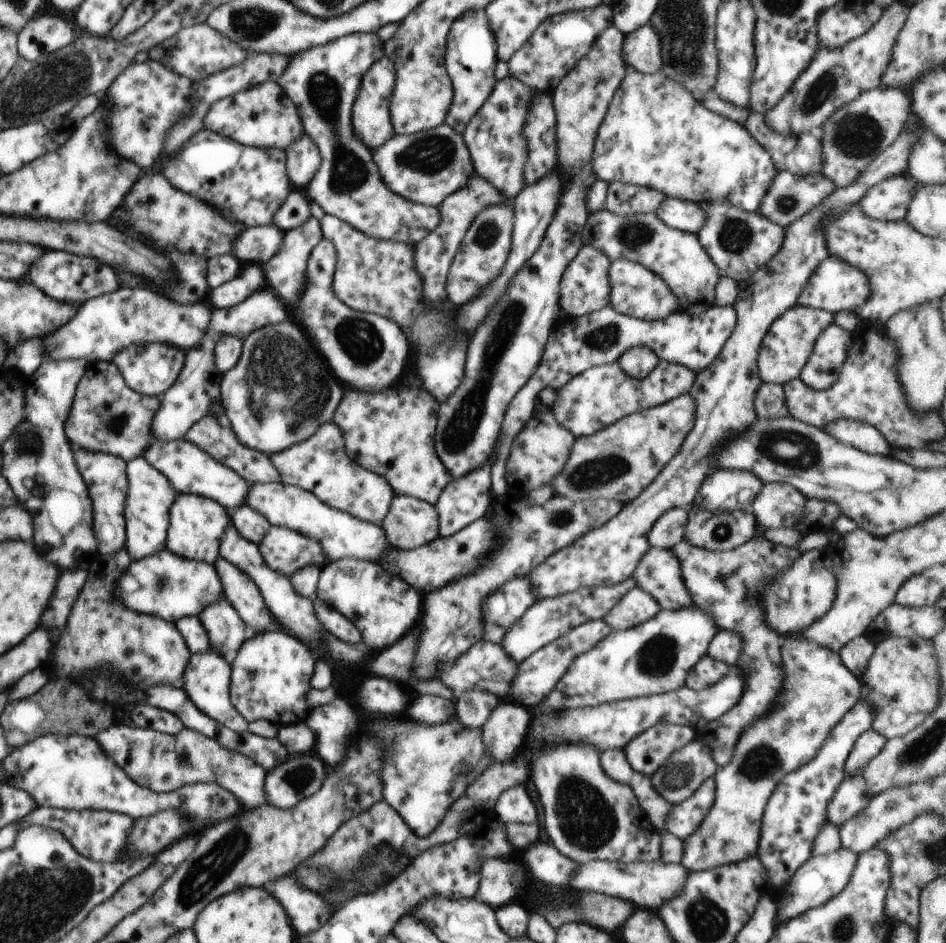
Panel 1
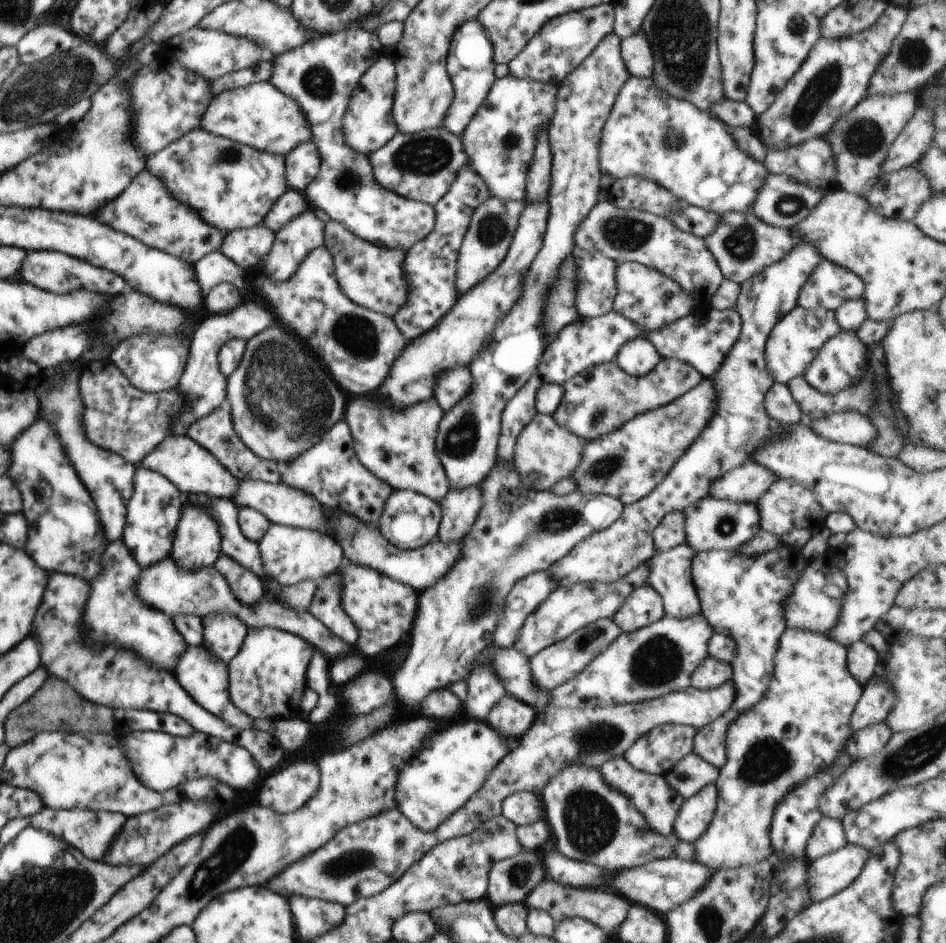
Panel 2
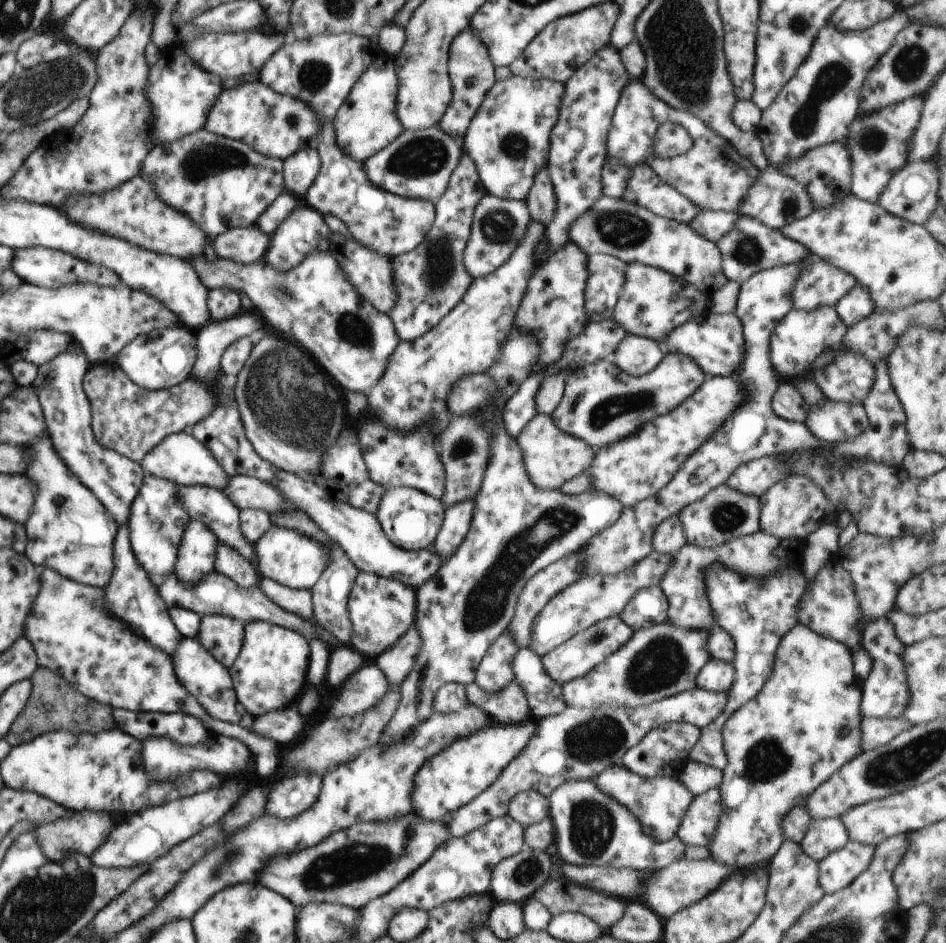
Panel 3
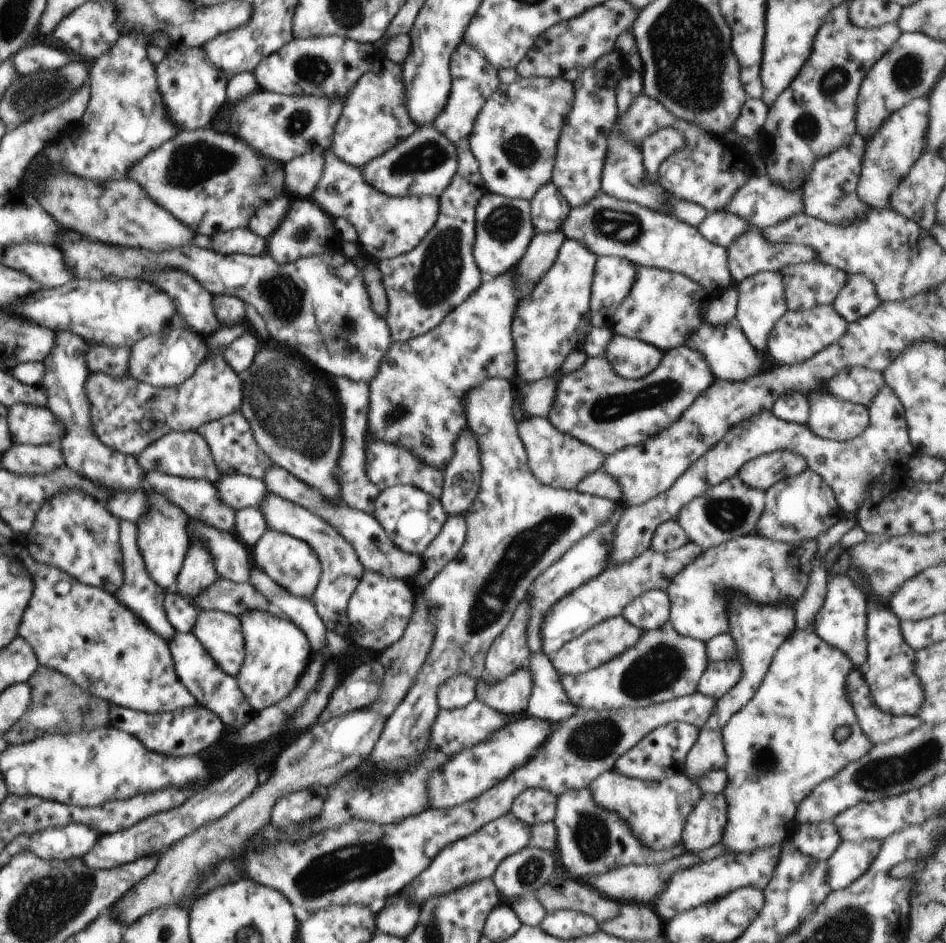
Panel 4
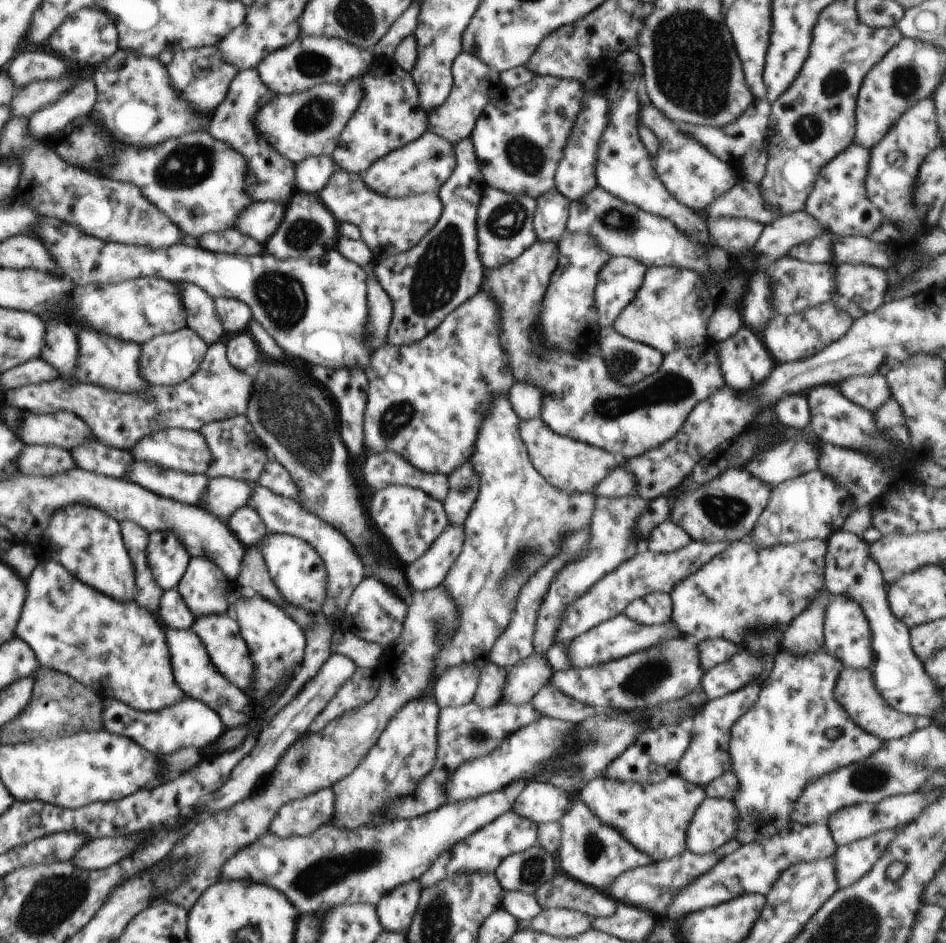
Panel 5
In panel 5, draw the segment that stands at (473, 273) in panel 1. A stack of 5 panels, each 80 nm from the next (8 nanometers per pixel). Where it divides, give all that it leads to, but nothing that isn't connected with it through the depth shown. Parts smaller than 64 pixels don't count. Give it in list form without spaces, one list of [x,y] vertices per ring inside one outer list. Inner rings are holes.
[[[486,186],[477,208],[477,237],[479,257],[484,268],[498,268],[504,263],[518,258],[537,241],[533,218],[537,209],[537,199],[528,195],[514,195]]]

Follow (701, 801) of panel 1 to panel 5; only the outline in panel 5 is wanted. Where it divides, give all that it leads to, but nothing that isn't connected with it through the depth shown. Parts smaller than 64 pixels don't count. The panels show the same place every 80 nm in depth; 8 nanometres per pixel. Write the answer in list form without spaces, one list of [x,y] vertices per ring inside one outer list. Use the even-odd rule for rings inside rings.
[[[706,797],[696,809],[686,833],[690,852],[705,855],[736,837],[739,816],[728,799]]]

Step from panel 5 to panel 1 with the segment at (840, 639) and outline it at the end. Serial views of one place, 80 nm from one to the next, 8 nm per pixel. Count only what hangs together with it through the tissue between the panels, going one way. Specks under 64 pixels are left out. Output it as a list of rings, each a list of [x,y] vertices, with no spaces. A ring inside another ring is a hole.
[[[811,549],[797,558],[794,566],[776,580],[776,586],[768,586],[762,602],[766,608],[768,624],[780,634],[800,633],[820,620],[832,608],[837,593],[837,578],[832,562],[824,562],[824,553]]]

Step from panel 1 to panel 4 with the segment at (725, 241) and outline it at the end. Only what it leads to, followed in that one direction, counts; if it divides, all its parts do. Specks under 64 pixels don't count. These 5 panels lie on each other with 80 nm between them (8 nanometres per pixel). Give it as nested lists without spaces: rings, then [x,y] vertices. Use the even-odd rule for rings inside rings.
[[[749,226],[749,229],[726,249],[728,256],[728,266],[733,278],[734,284],[739,284],[745,278],[752,276],[760,271],[779,271],[786,265],[795,265],[798,263],[809,263],[819,260],[820,255],[806,244],[779,244],[770,245],[763,237],[762,230],[755,226]]]

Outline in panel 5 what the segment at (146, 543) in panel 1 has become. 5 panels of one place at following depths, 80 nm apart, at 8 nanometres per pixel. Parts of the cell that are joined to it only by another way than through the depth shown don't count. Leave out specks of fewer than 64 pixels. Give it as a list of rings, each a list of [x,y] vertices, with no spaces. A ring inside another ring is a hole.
[[[150,533],[149,544],[147,557],[156,584],[163,591],[176,589],[186,572],[191,556],[175,533]]]

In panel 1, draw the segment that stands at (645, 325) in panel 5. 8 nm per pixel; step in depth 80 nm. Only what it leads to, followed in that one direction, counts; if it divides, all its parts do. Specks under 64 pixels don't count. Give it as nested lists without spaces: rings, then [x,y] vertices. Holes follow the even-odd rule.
[[[628,259],[611,261],[609,281],[611,286],[609,304],[620,314],[643,321],[659,321],[680,312],[679,300],[669,289],[666,281],[640,263]]]

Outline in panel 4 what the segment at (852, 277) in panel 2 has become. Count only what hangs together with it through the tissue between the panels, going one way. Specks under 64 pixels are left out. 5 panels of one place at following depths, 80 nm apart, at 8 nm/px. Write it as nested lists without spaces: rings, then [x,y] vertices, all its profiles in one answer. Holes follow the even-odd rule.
[[[820,259],[786,265],[778,272],[783,276],[788,311],[805,311],[816,305],[832,305],[847,281],[847,274],[843,270]]]

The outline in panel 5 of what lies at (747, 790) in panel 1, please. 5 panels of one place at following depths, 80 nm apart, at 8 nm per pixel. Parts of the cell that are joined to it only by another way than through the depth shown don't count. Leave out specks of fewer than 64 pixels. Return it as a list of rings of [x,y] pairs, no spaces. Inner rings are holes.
[[[822,648],[817,653],[806,656],[796,656],[779,650],[776,653],[773,669],[767,680],[762,683],[756,704],[752,705],[735,723],[731,730],[729,753],[732,768],[739,780],[739,788],[732,802],[737,808],[739,824],[737,825],[736,839],[741,845],[752,843],[758,834],[758,824],[770,824],[770,818],[764,816],[778,812],[792,812],[796,799],[802,794],[804,787],[814,779],[819,779],[839,768],[849,764],[866,760],[885,744],[877,736],[866,732],[854,722],[840,704],[834,700],[834,687],[843,663],[836,660]],[[826,728],[838,729],[838,738],[830,740],[824,736]]]

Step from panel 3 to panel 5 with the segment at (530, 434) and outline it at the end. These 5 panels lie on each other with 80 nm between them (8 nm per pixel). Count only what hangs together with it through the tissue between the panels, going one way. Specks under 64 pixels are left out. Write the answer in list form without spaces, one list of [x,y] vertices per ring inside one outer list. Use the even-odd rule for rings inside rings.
[[[541,417],[522,419],[519,424],[519,433],[534,468],[554,488],[569,494],[594,491],[600,481],[604,480],[620,464],[620,460],[603,448],[559,435],[548,428]]]

